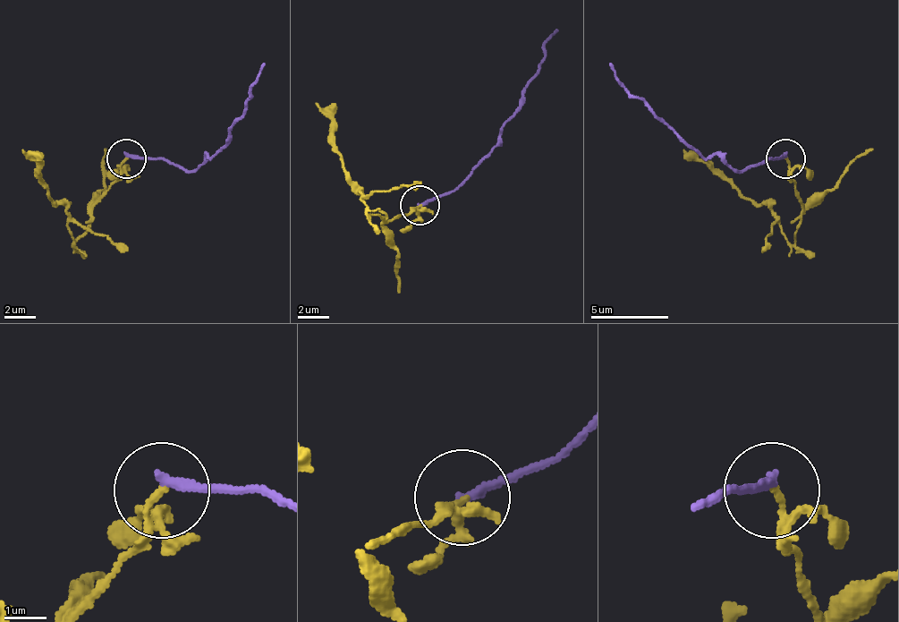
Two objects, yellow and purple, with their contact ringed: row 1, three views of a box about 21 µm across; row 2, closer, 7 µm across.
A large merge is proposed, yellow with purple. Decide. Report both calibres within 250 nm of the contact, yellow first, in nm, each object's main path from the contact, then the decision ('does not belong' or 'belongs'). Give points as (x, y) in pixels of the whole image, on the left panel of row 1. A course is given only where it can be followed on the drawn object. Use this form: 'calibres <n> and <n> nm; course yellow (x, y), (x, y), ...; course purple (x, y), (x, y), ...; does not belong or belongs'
calibres 100 and 240 nm; course yellow (127, 159), (92, 210), (92, 222), (76, 242), (68, 210), (48, 199), (41, 164), (21, 148); course purple (127, 156), (155, 159), (193, 172), (224, 144), (264, 62); does not belong

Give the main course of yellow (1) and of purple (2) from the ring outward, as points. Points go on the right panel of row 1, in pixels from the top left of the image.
1: (786, 159), (801, 210), (801, 222), (790, 242), (775, 210), (743, 199), (684, 148)
2: (786, 156), (735, 172), (684, 144), (630, 93), (610, 62)

